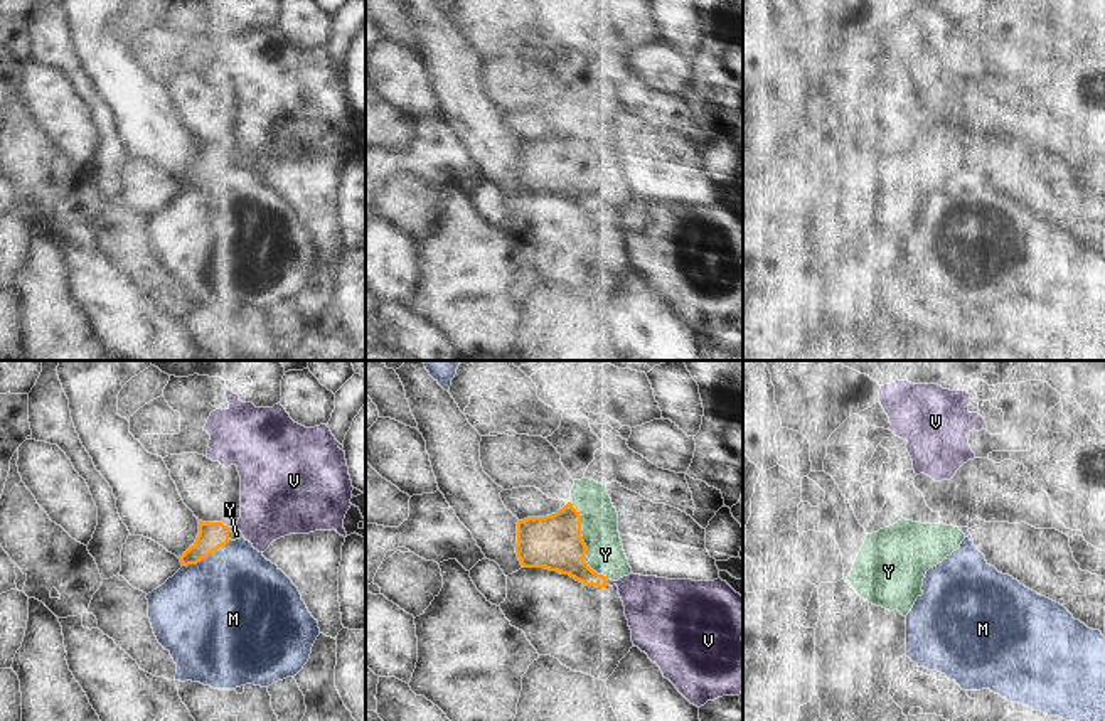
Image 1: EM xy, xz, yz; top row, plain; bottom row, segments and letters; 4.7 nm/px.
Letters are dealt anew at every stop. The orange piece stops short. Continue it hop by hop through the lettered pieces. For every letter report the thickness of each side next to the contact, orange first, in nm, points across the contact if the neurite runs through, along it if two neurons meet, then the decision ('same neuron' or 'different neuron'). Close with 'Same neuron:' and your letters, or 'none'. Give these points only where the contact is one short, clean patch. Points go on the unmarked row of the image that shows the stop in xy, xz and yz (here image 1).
M: 130/500 nm | along xy (229, 162), (196, 186), (182, 189) | different neuron
V: 190/280 nm | along xz (607, 202), (608, 208) | different neuron
Y: 260/180 nm | across xz (555, 164), (583, 165), (595, 177), (605, 177) | same neuron
Same neuron: Y

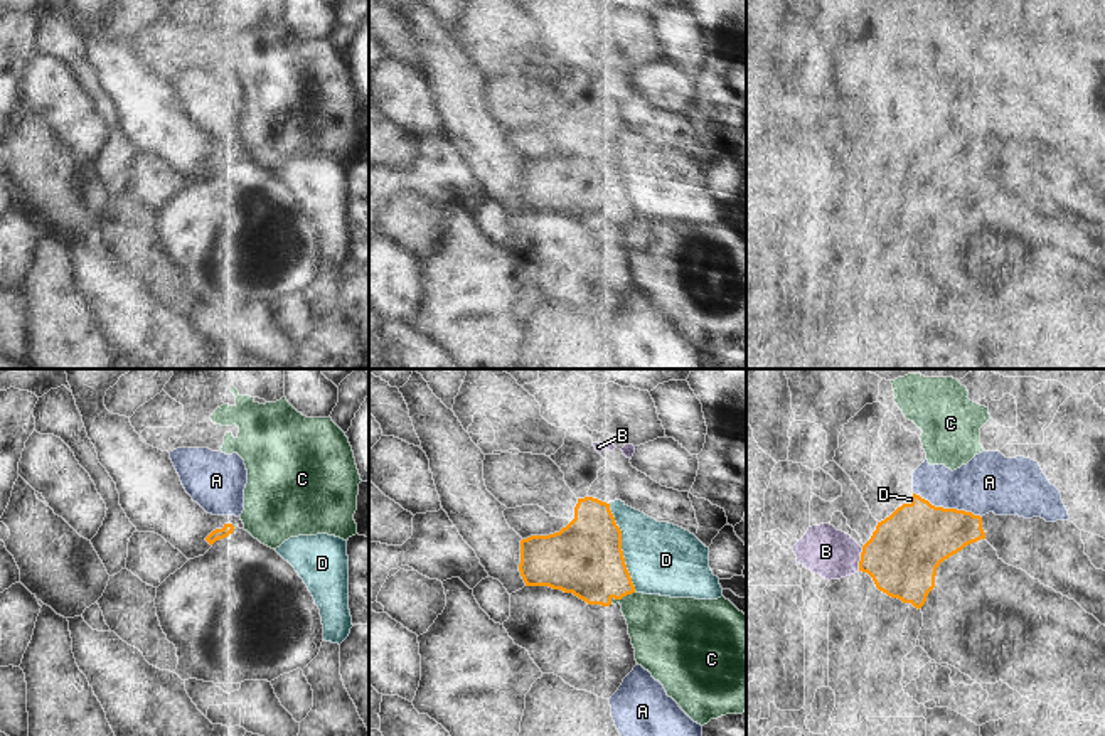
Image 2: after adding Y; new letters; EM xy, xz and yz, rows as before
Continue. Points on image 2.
A: 340/280 nm | different neuron
B: 360/240 nm | along yz (863, 170), (858, 192) | different neuron
C: 340/320 nm | along xz (635, 214), (613, 221), (610, 226) | different neuron
D: 360/340 nm | different neuron
Same neuron: none

